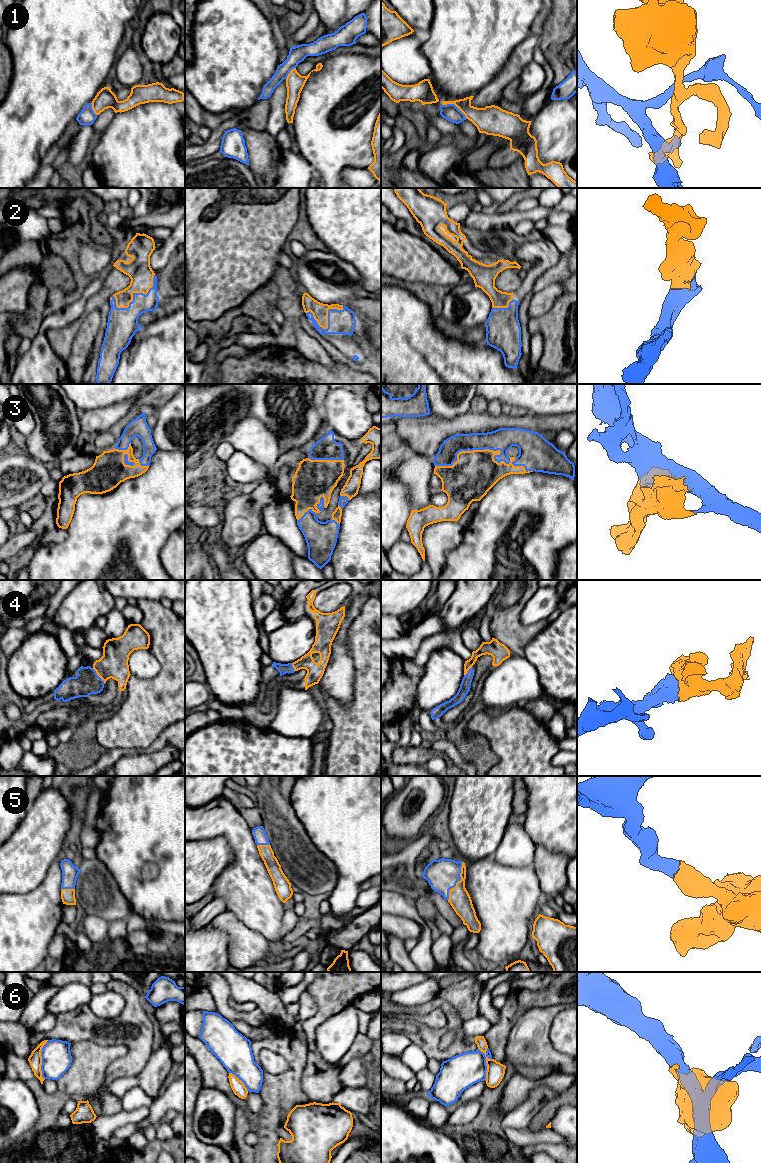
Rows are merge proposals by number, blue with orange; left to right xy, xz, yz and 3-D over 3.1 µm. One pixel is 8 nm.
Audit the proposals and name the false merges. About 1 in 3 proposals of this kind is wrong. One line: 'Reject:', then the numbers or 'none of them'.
Reject: 1, 6

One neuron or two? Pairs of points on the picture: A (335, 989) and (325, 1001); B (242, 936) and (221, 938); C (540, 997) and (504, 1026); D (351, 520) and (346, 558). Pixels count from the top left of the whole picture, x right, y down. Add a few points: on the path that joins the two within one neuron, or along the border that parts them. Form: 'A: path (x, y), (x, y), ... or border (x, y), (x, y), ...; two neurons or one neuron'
A: path (334, 992), (328, 998); one neuron
B: border (210, 923), (213, 927), (227, 934), (229, 960); two neurons
C: path (530, 999), (527, 999), (510, 1016); one neuron
D: path (351, 529), (351, 549); one neuron

